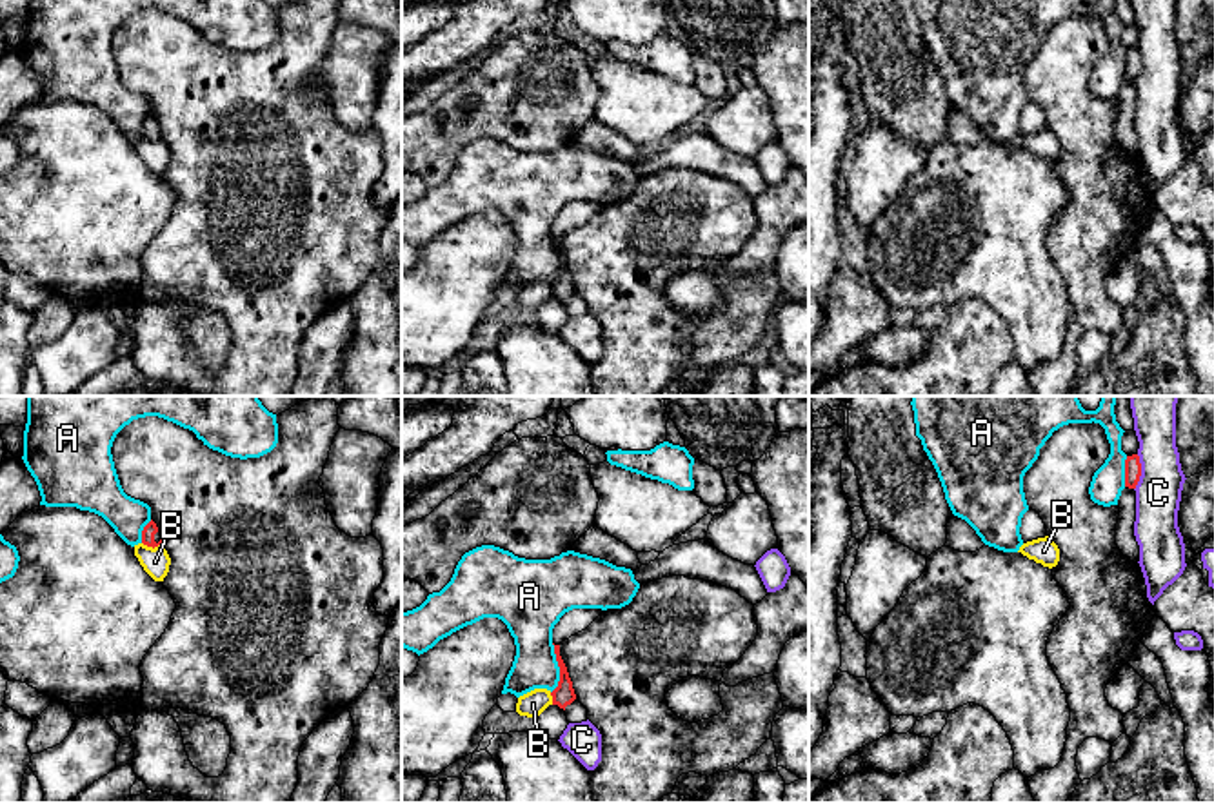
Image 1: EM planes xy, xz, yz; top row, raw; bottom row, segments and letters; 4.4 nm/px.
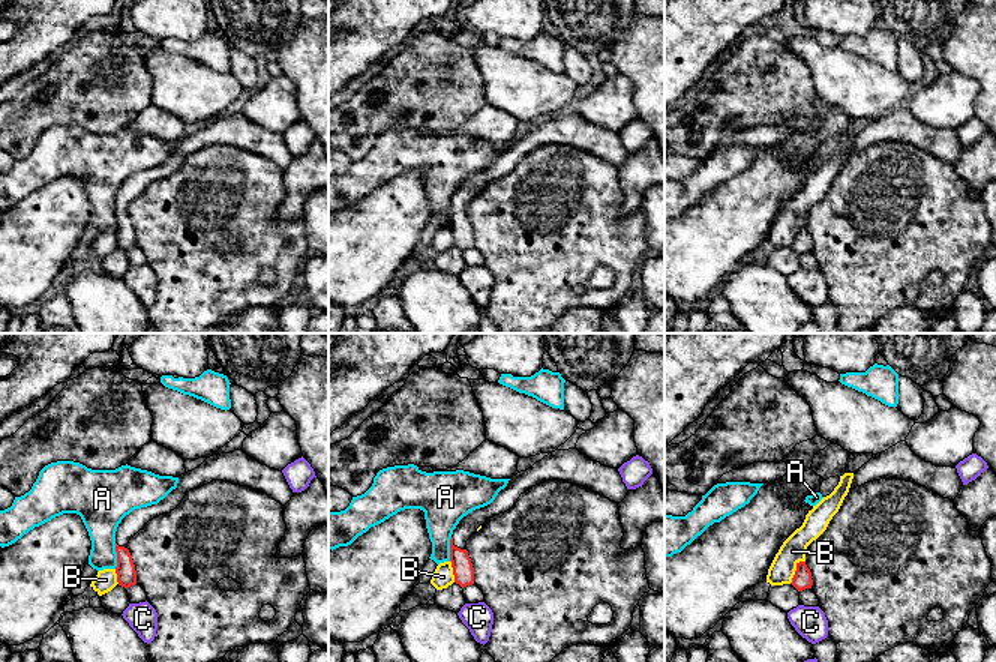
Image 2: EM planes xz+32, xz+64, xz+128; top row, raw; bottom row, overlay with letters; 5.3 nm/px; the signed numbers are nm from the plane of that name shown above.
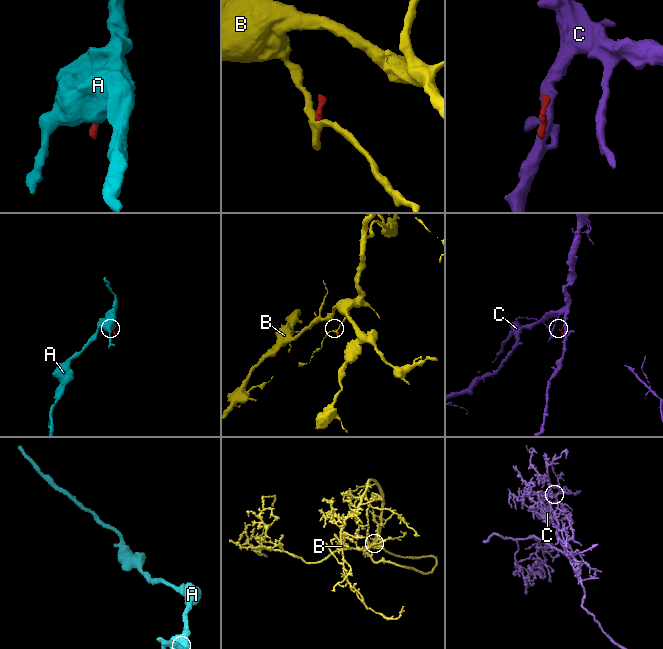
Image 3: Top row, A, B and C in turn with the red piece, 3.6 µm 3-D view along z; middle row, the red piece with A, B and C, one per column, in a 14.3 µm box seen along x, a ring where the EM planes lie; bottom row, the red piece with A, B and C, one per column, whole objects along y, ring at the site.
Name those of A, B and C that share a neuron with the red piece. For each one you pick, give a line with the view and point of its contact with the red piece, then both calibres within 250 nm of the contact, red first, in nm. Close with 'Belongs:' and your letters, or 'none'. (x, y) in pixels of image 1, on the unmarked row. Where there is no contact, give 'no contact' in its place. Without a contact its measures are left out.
Belongs: none

